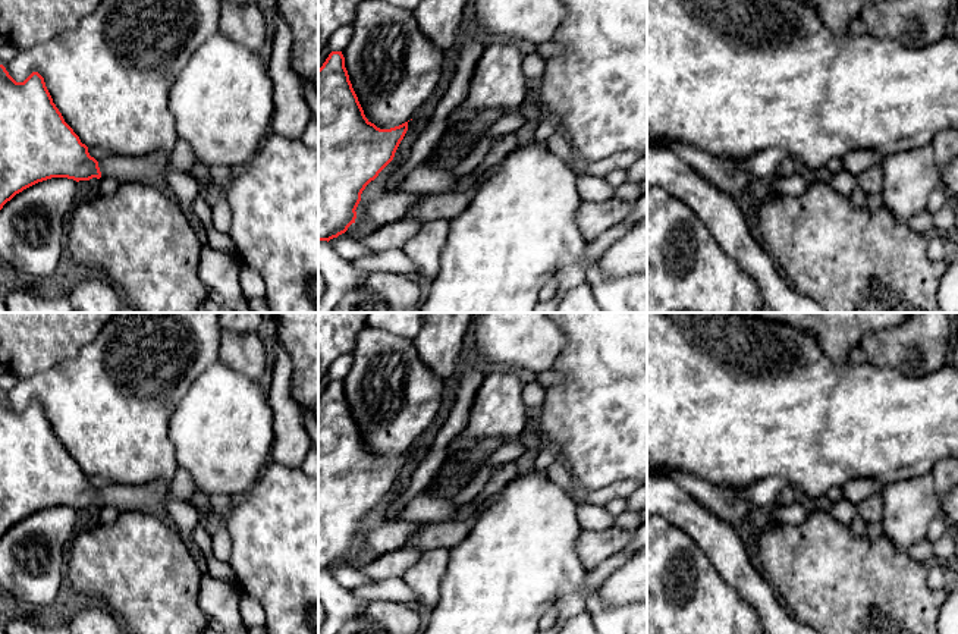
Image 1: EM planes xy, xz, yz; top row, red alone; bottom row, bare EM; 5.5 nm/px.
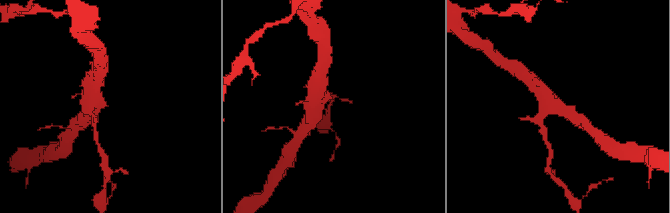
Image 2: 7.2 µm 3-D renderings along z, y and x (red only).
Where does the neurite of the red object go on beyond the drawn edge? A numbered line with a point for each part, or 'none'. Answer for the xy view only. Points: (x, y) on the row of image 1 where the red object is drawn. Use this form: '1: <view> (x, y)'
1: xy (151, 169)

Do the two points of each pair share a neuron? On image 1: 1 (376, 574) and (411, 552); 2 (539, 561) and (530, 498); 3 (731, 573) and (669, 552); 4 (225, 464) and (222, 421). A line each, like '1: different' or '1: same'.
1: same
2: same
3: different
4: same

